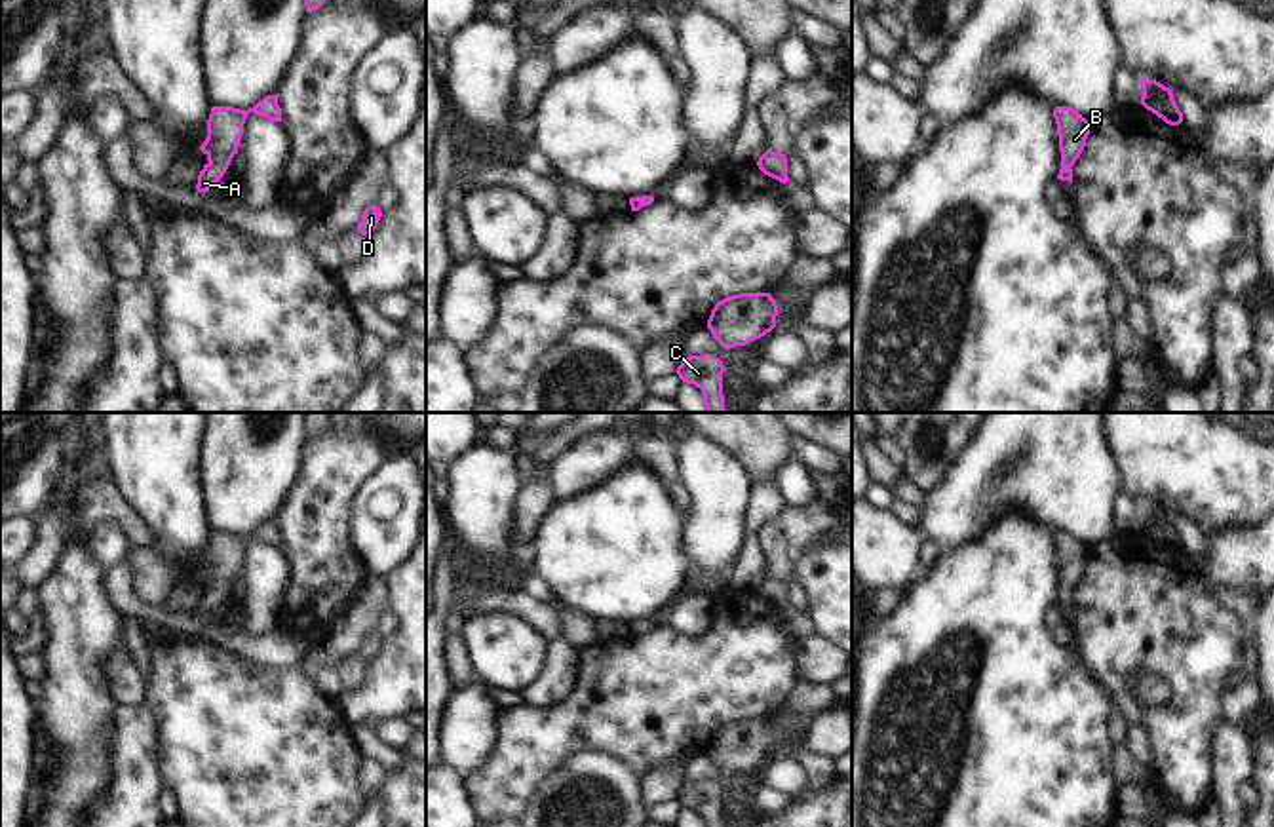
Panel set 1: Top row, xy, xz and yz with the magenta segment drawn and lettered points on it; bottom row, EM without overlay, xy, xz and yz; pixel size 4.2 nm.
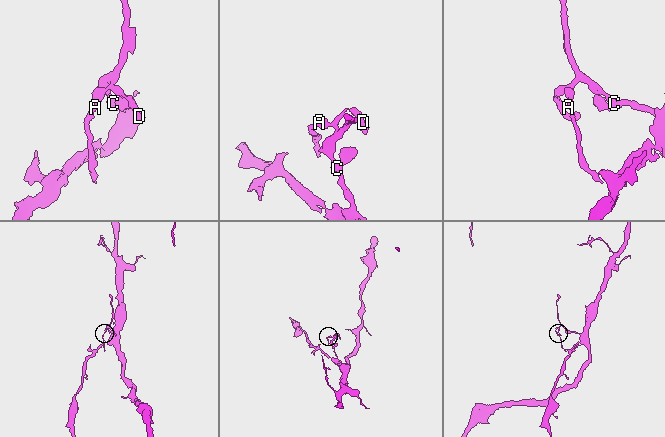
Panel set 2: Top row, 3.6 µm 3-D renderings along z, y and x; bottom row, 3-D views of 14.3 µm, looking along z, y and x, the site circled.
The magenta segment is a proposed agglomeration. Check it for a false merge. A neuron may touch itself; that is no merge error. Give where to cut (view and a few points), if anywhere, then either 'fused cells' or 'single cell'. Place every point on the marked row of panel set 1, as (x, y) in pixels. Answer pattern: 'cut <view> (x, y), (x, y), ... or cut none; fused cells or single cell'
cut none; single cell

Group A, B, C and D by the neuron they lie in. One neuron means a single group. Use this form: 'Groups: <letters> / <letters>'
Groups: A B C D

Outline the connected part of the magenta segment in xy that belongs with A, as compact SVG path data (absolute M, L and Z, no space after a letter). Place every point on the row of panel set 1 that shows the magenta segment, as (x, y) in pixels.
M266 95L249 110L234 106L213 106L207 120L207 139L200 150L207 156L207 163L198 175L198 192L209 192L226 173L243 135L243 124L249 112L255 112L270 122L281 122L278 95Z

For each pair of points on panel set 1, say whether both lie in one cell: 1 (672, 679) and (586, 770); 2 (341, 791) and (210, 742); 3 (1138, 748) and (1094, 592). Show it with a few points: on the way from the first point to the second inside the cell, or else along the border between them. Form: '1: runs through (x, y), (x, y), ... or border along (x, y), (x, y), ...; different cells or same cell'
1: border along (561, 761), (579, 750), (607, 750), (639, 778); different cells
2: runs through (308, 791), (286, 789), (242, 748); same cell
3: border along (1130, 723), (1145, 730), (1153, 765); different cells

